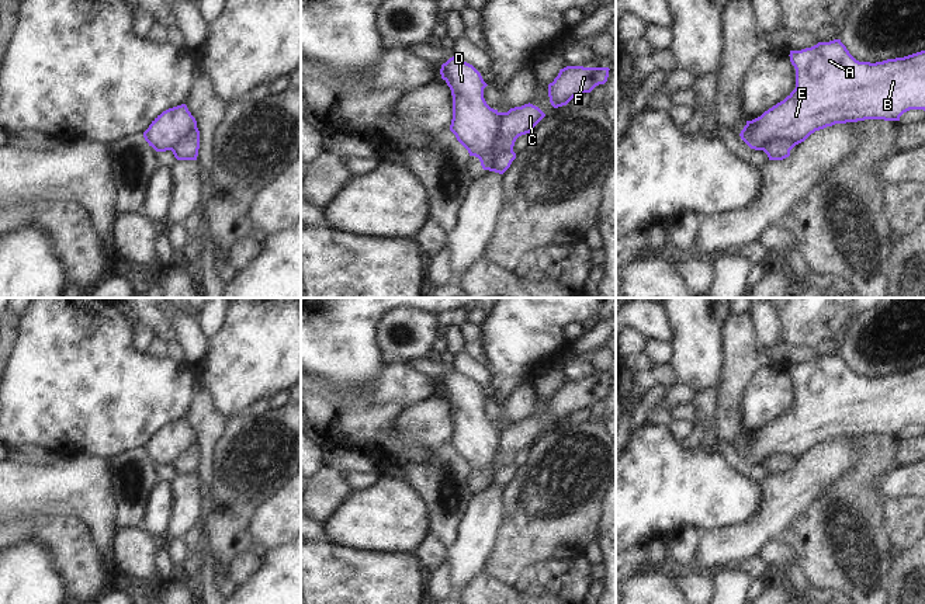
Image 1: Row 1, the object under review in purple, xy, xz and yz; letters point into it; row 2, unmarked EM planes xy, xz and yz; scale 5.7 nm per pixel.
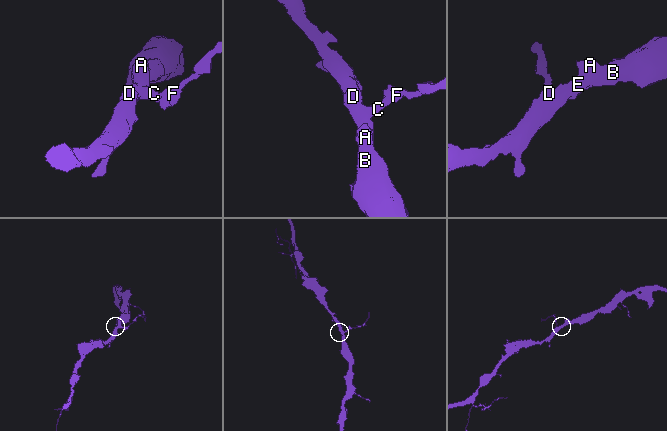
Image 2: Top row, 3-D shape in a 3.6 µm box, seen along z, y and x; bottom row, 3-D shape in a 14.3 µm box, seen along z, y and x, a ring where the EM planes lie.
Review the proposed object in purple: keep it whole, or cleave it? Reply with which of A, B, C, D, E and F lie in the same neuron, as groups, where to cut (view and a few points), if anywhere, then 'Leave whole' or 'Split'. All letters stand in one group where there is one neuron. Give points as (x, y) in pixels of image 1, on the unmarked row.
Groups: A B D E / C F. Split along xz (496, 427), (498, 450), (494, 464), (496, 467), (512, 467). Split

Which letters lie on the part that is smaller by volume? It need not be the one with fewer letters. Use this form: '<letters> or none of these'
C, F

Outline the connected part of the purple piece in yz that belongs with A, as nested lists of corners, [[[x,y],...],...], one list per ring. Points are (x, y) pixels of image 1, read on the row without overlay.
[[[834,354],[790,365],[789,371],[796,383],[796,403],[761,431],[746,435],[739,451],[751,464],[762,465],[773,454],[798,459],[815,445],[835,438],[900,435],[910,424],[925,426],[925,365],[870,378],[856,375],[841,354]]]

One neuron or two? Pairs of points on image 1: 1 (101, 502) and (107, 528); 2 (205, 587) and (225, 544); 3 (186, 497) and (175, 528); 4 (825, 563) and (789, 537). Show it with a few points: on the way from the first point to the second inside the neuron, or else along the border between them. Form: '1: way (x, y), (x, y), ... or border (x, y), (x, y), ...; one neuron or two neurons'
1: way (101, 509), (101, 521); one neuron
2: border (204, 552), (217, 563); two neurons
3: way (186, 504), (182, 521); one neuron
4: way (817, 555), (797, 538); one neuron

